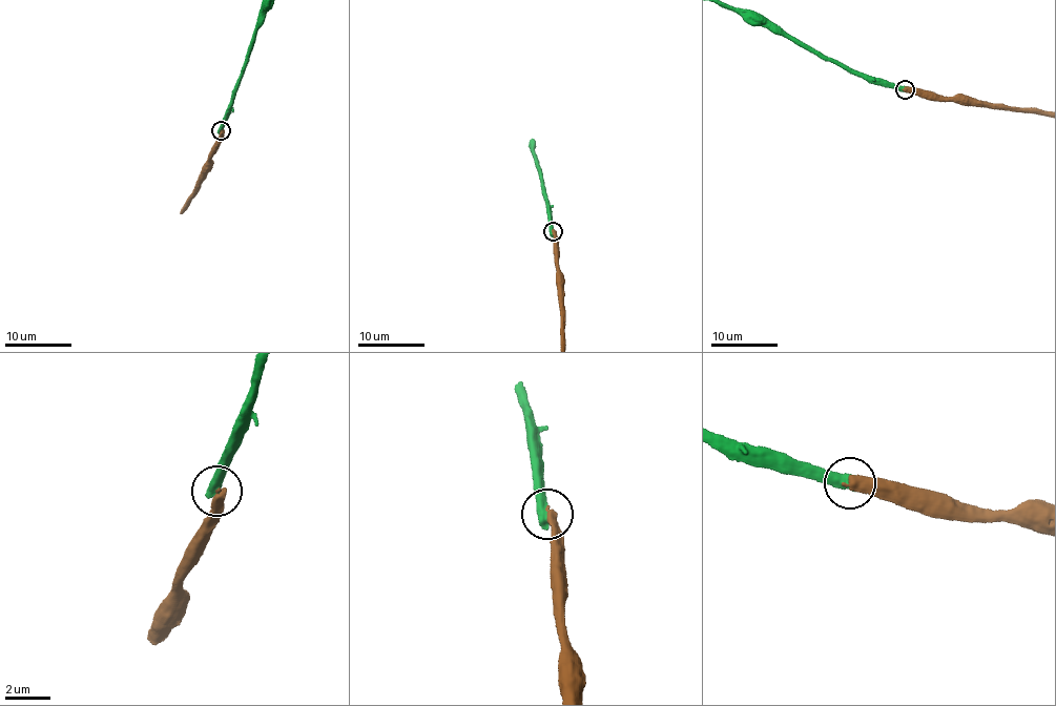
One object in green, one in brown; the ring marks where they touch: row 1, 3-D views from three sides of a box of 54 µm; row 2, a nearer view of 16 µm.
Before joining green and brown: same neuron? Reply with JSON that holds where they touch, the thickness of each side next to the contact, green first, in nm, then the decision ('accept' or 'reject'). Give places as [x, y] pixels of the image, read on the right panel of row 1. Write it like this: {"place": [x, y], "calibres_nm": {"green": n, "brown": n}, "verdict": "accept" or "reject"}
{"place": [905, 89], "calibres_nm": {"green": 550, "brown": 400}, "verdict": "reject"}

